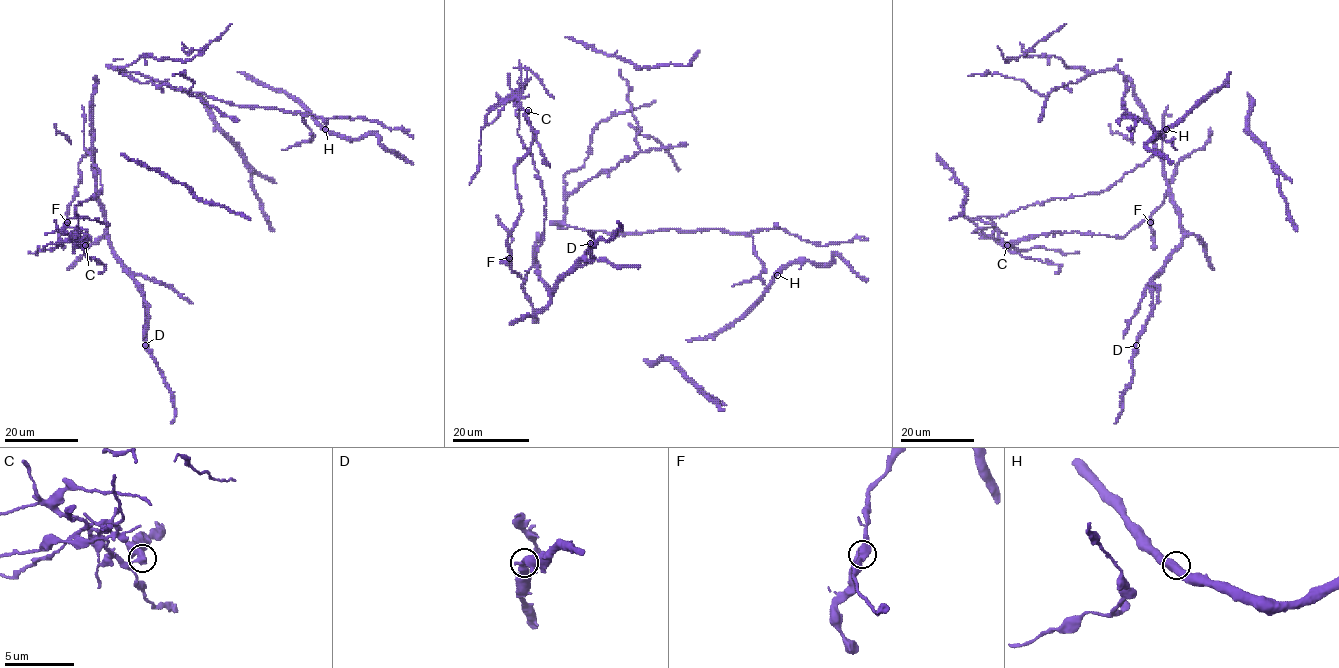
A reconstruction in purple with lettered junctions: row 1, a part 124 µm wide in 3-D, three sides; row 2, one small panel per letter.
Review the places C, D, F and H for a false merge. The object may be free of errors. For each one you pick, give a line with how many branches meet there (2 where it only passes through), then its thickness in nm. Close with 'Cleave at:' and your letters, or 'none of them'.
C: branches 2; calibre 440 nm
Cleave at: C

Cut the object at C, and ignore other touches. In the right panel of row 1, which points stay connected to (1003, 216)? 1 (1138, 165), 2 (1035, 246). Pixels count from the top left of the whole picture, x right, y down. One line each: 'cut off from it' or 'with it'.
1: with it
2: with it

